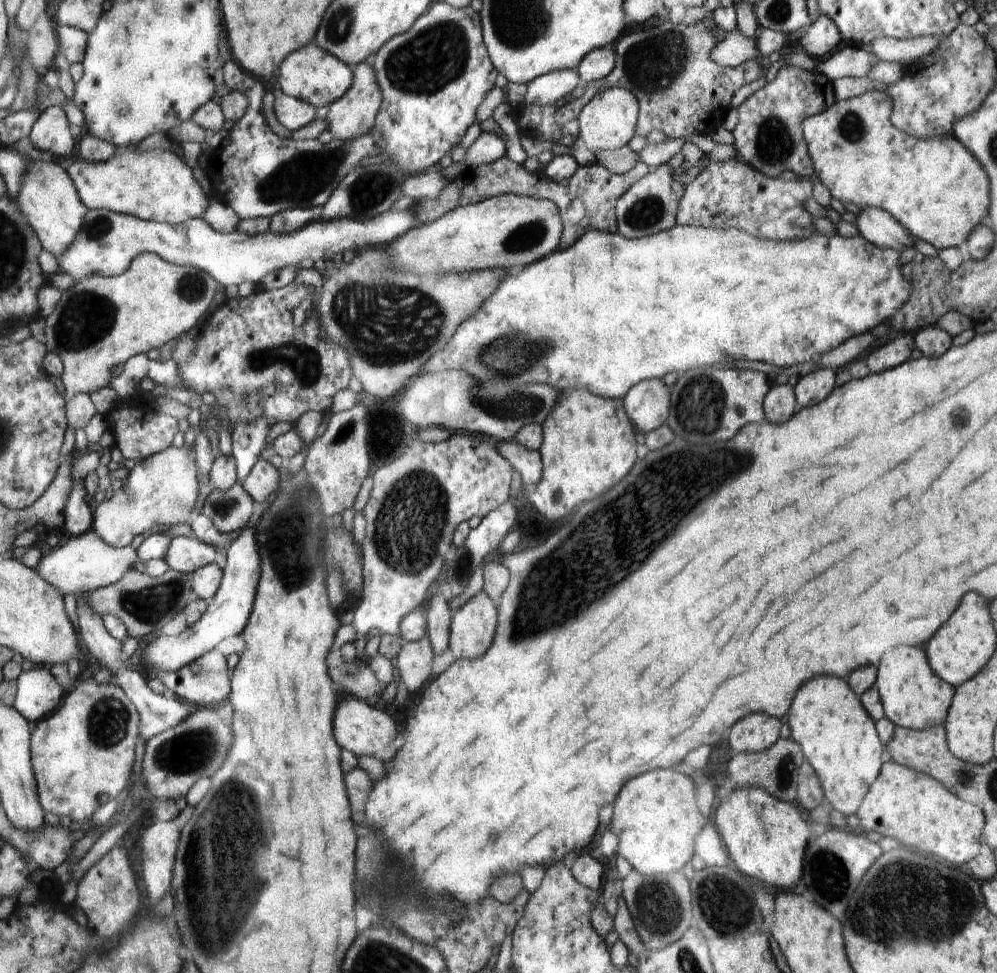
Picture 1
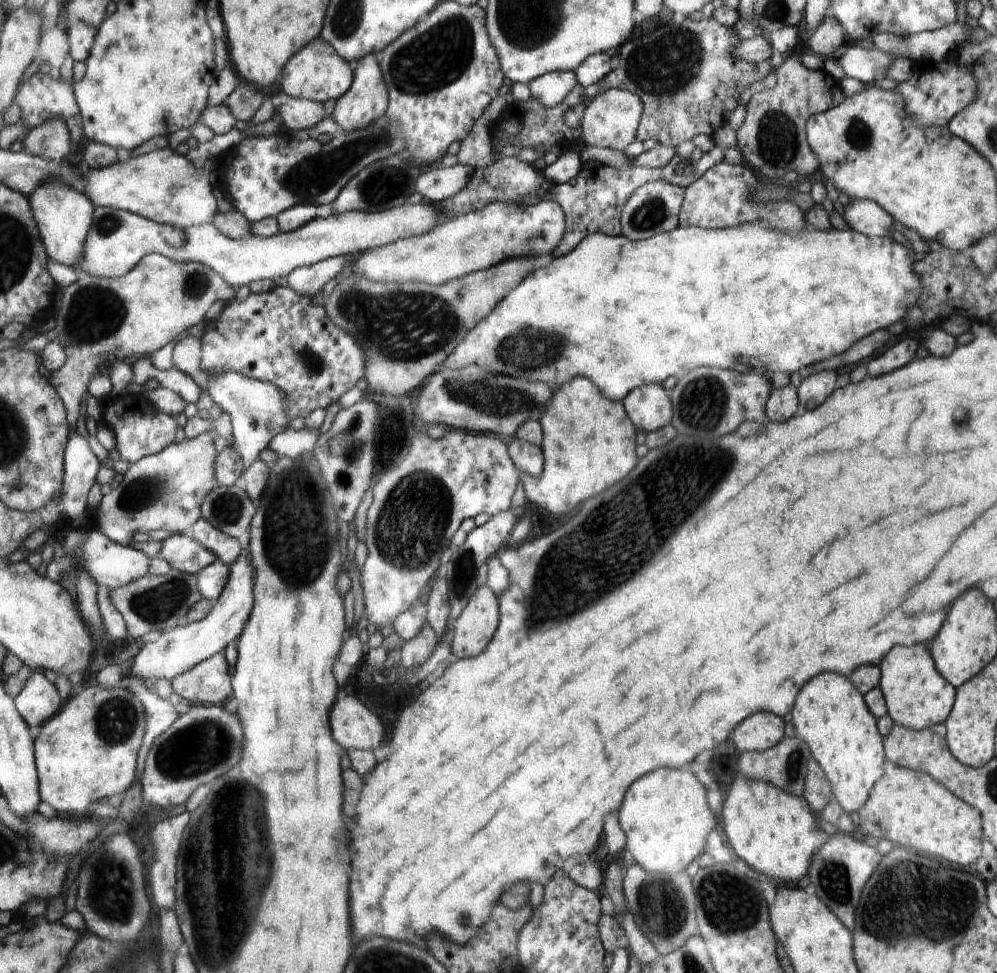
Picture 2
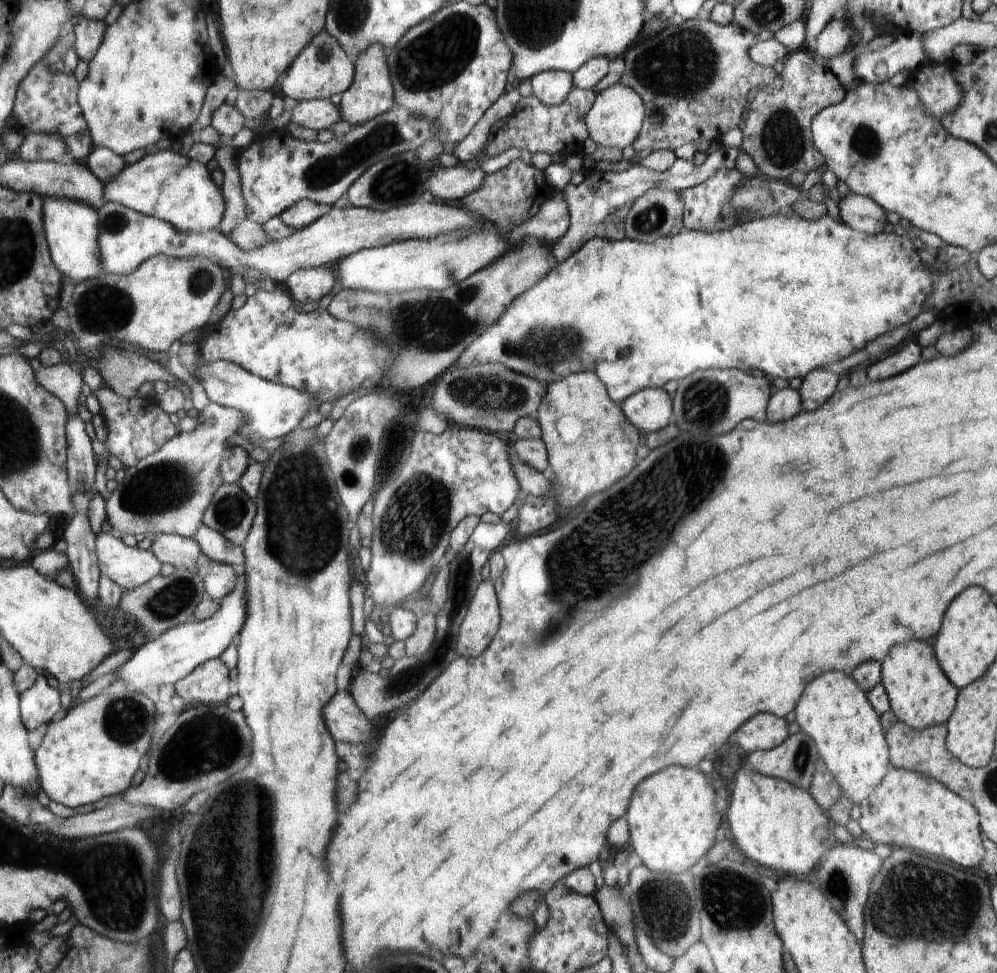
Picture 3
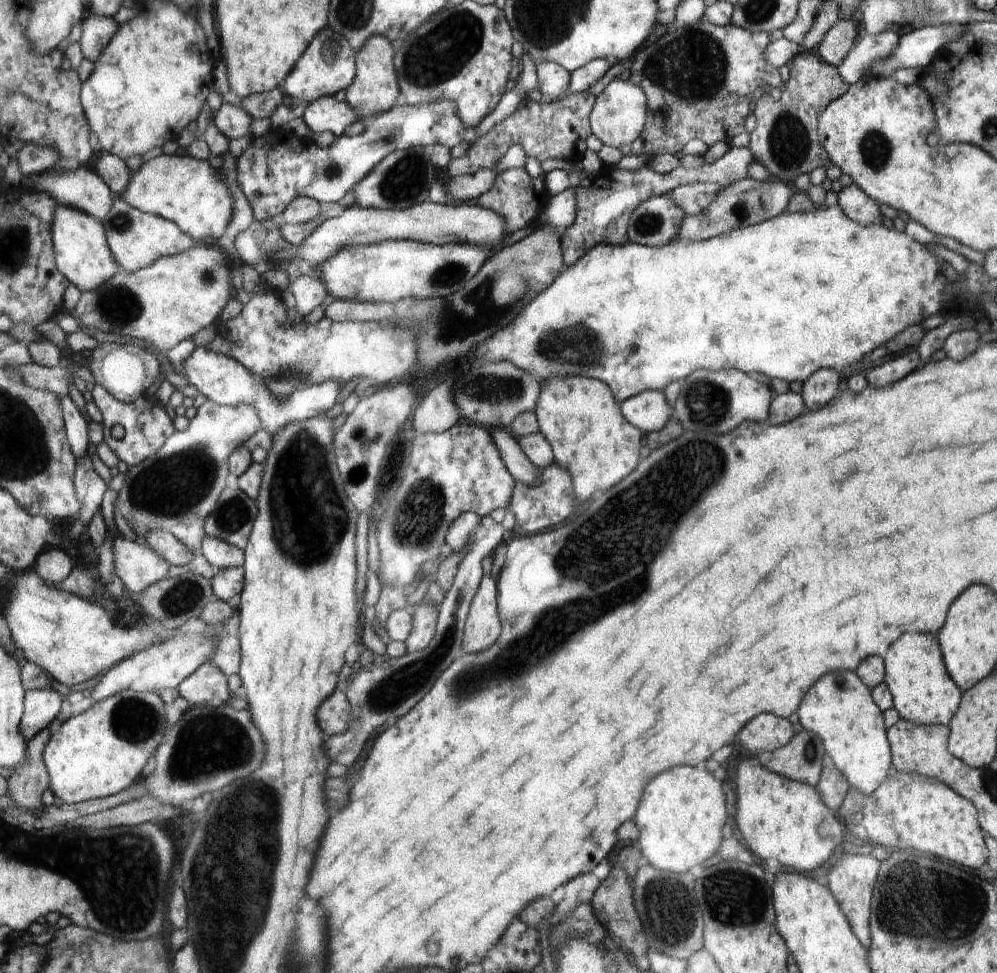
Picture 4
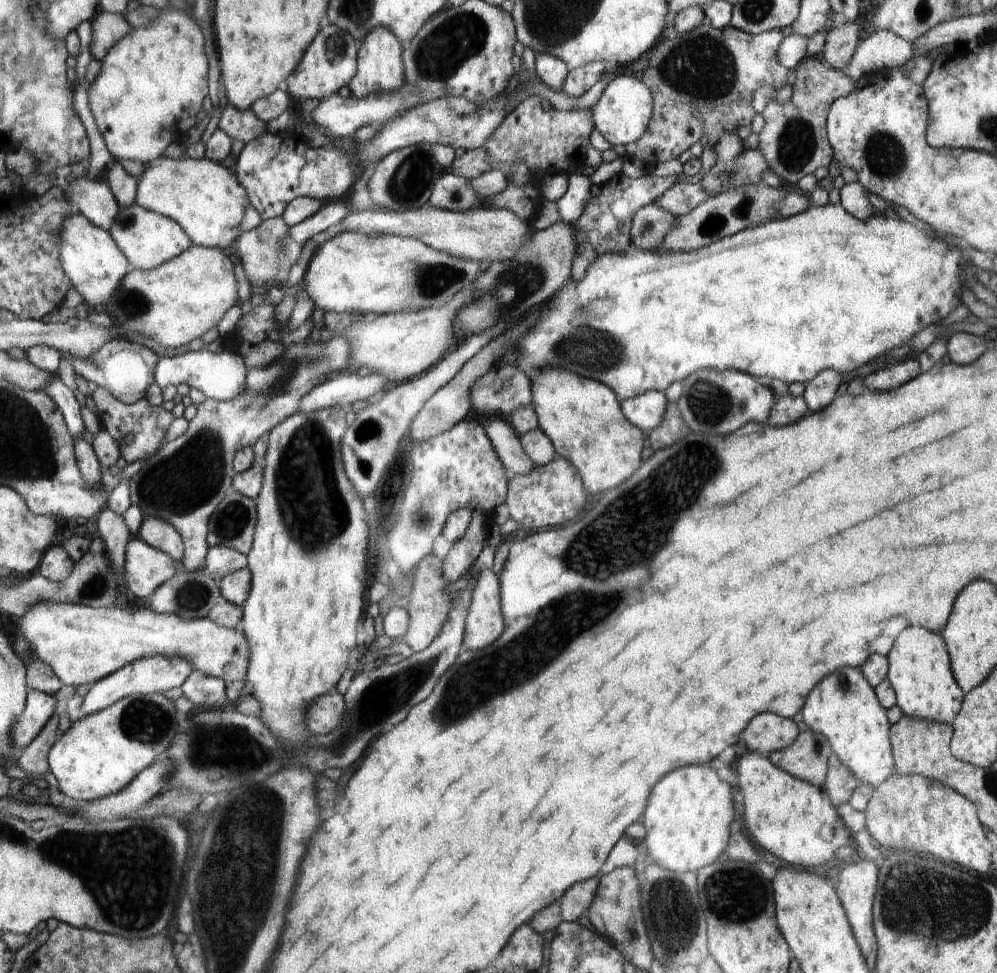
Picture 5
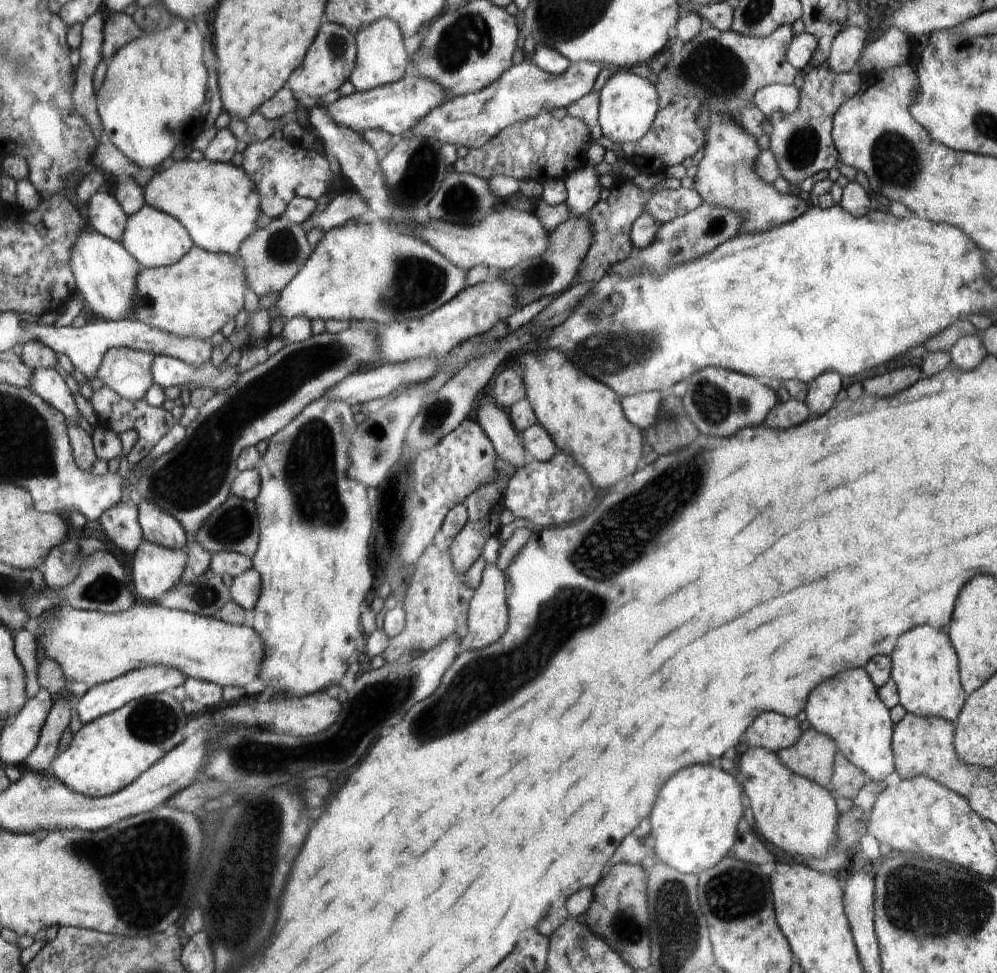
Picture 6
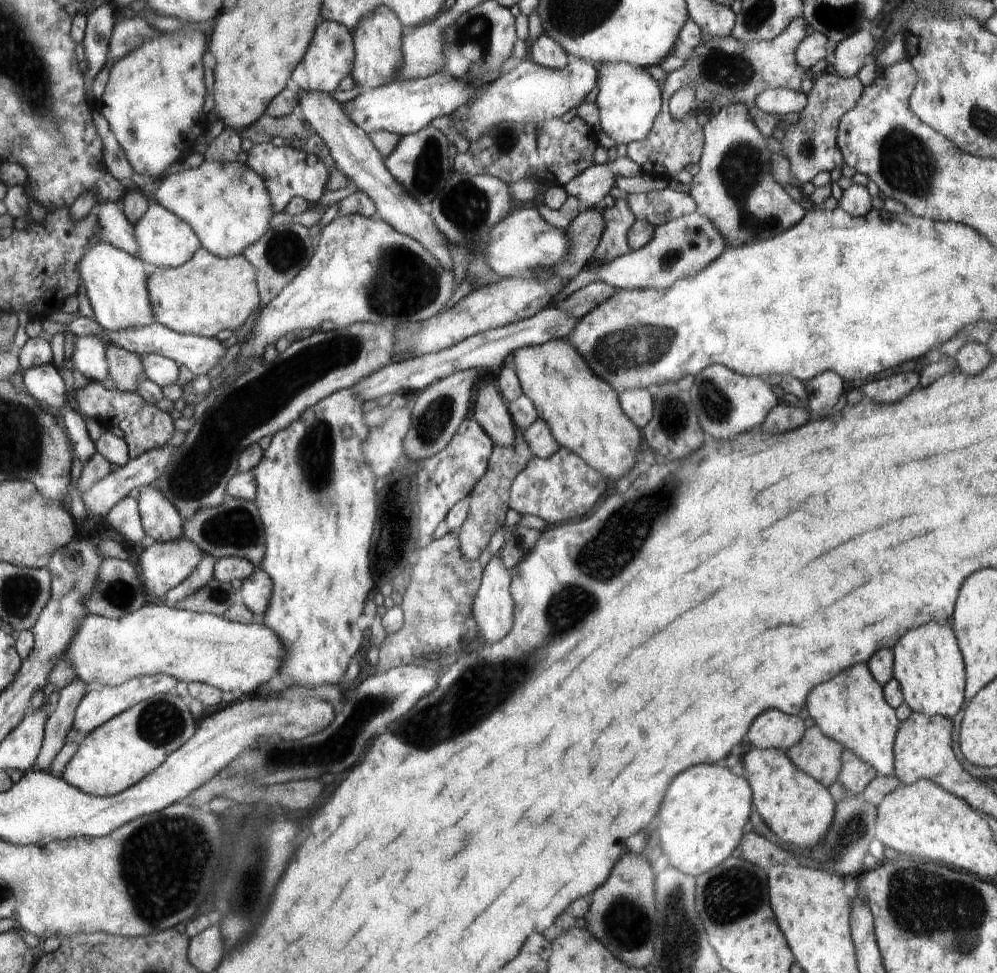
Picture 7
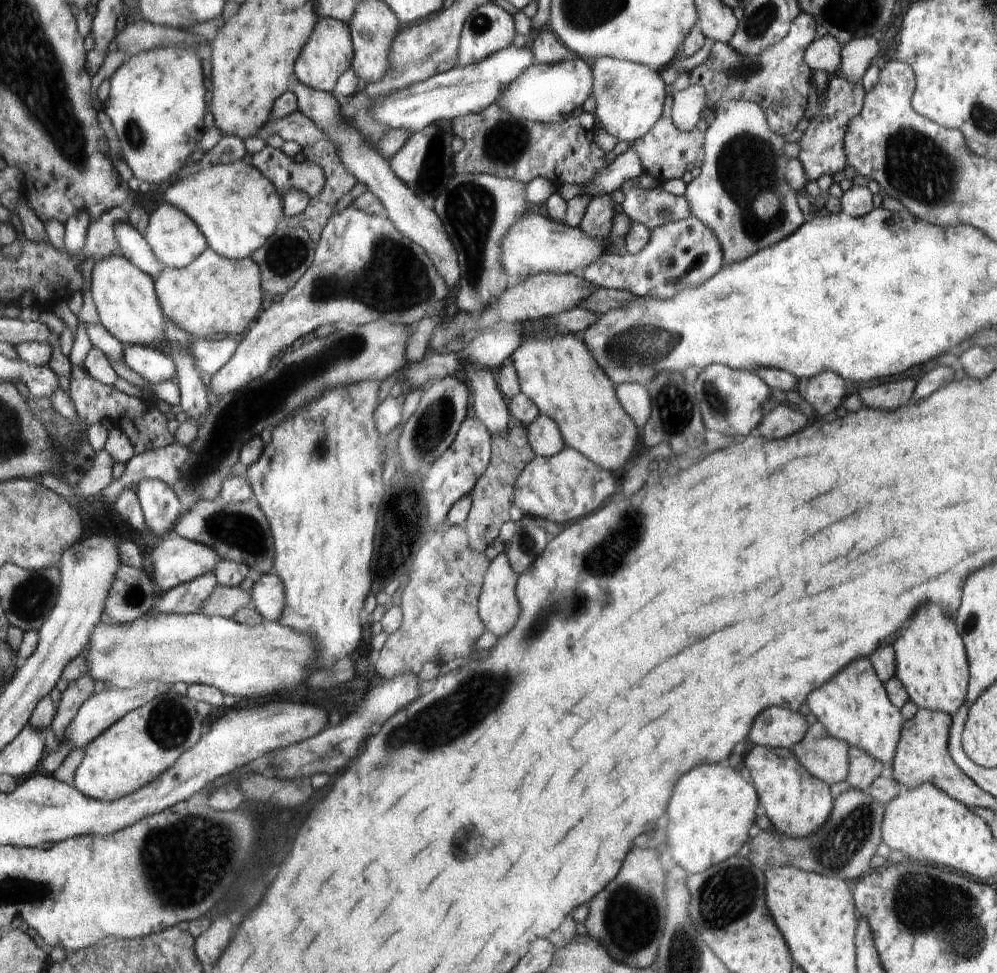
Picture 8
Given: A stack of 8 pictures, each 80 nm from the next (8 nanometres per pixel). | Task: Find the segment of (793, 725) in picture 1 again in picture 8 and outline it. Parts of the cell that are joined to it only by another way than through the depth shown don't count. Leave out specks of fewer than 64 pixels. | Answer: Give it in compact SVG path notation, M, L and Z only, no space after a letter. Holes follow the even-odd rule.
M860 658L832 678L832 682L814 690L806 700L815 720L820 721L828 734L846 741L850 747L866 751L883 764L893 764L898 740L901 740L902 713L891 701L886 686L868 658Z

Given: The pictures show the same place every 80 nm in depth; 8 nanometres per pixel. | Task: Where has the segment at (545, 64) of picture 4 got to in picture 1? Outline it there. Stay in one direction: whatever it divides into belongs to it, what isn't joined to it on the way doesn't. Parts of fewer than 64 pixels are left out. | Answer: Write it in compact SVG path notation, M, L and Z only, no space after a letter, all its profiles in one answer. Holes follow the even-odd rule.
M561 69L544 74L528 84L522 103L528 105L555 105L574 90L580 78L576 69Z

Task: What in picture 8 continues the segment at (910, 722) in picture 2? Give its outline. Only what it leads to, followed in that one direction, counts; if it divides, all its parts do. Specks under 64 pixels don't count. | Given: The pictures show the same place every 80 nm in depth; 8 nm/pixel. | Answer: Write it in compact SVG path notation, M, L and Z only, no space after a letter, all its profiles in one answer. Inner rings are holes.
M928 602L916 610L916 618L908 622L896 646L898 680L906 687L909 699L918 709L940 711L952 716L967 700L969 687L968 655L952 618L942 614L938 602Z

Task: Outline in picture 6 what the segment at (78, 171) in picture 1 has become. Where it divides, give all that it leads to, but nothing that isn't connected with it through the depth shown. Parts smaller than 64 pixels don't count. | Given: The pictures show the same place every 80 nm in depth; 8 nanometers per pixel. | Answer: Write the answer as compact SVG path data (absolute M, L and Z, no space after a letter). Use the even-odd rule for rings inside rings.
M185 158L182 161L170 161L162 170L156 172L144 190L148 205L163 210L179 219L191 234L196 247L213 253L238 255L243 240L246 240L258 227L261 213L261 194L252 178L243 168L233 164L210 162L205 158L199 162Z

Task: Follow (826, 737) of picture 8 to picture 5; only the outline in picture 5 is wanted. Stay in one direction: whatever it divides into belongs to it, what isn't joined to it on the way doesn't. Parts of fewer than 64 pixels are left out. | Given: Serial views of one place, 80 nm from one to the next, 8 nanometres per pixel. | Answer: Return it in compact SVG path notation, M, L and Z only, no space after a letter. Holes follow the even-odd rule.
M805 729L796 742L767 757L788 774L822 787L826 784L831 753L831 743L823 734Z

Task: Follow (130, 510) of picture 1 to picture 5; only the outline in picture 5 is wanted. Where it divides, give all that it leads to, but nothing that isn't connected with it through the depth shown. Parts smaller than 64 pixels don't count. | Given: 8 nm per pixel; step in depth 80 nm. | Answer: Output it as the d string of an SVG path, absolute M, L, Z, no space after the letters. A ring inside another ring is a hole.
M310 337L294 343L291 352L284 353L279 360L270 362L270 365L250 369L247 372L246 391L239 392L228 400L206 399L197 406L196 416L188 423L184 435L163 446L159 453L150 457L140 472L130 478L131 504L138 504L143 516L161 518L169 522L182 535L186 554L180 564L184 571L204 569L210 548L207 542L207 524L222 504L227 490L234 485L235 454L244 447L252 446L262 436L268 436L272 429L286 421L295 413L303 398L324 379L346 372L347 367L351 366L352 355L351 344L344 337L338 340L334 338L332 341L316 341Z

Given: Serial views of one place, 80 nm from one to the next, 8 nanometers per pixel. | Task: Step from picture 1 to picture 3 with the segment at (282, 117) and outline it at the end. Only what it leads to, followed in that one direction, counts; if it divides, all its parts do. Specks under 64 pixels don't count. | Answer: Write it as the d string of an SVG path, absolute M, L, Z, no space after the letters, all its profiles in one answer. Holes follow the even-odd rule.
M330 99L300 101L292 110L291 121L318 132L331 130L343 116Z

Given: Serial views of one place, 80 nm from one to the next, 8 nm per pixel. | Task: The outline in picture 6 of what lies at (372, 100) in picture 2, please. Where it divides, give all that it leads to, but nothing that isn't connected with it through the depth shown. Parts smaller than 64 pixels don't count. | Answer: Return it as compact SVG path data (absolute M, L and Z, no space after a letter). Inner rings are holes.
M380 17L364 27L356 35L359 45L358 64L351 76L351 83L356 91L368 92L382 85L391 85L404 76L404 68L408 64L408 54L402 44L399 24L390 17Z

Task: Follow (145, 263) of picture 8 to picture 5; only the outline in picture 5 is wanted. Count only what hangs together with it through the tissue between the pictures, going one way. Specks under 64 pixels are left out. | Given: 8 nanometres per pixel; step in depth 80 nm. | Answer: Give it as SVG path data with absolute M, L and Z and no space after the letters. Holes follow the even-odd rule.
M85 174L71 182L68 202L90 222L109 231L119 213L119 204L105 180L91 181Z

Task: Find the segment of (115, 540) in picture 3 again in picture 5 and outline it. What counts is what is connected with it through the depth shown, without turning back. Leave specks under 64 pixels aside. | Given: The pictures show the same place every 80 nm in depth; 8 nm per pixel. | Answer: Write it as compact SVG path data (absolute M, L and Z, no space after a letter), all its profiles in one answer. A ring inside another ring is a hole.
M141 539L129 541L125 552L125 571L122 580L129 584L127 590L131 590L138 599L150 600L151 596L166 584L176 574L176 560L166 552L150 546Z

